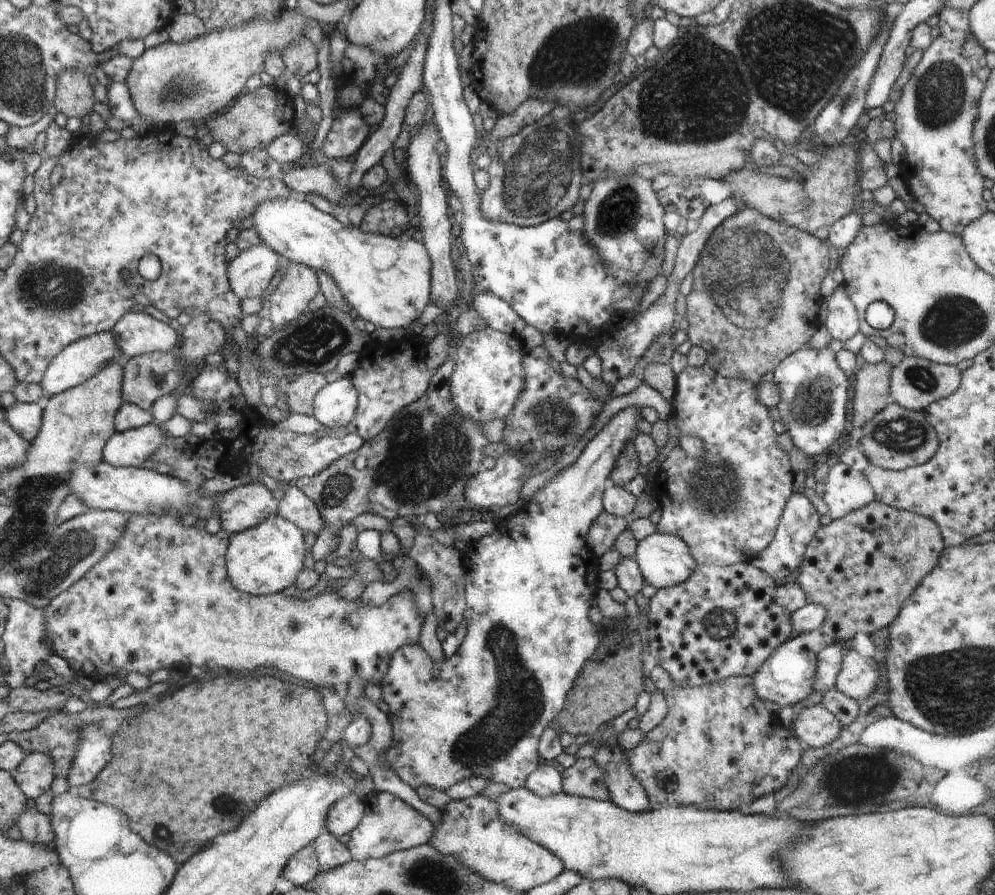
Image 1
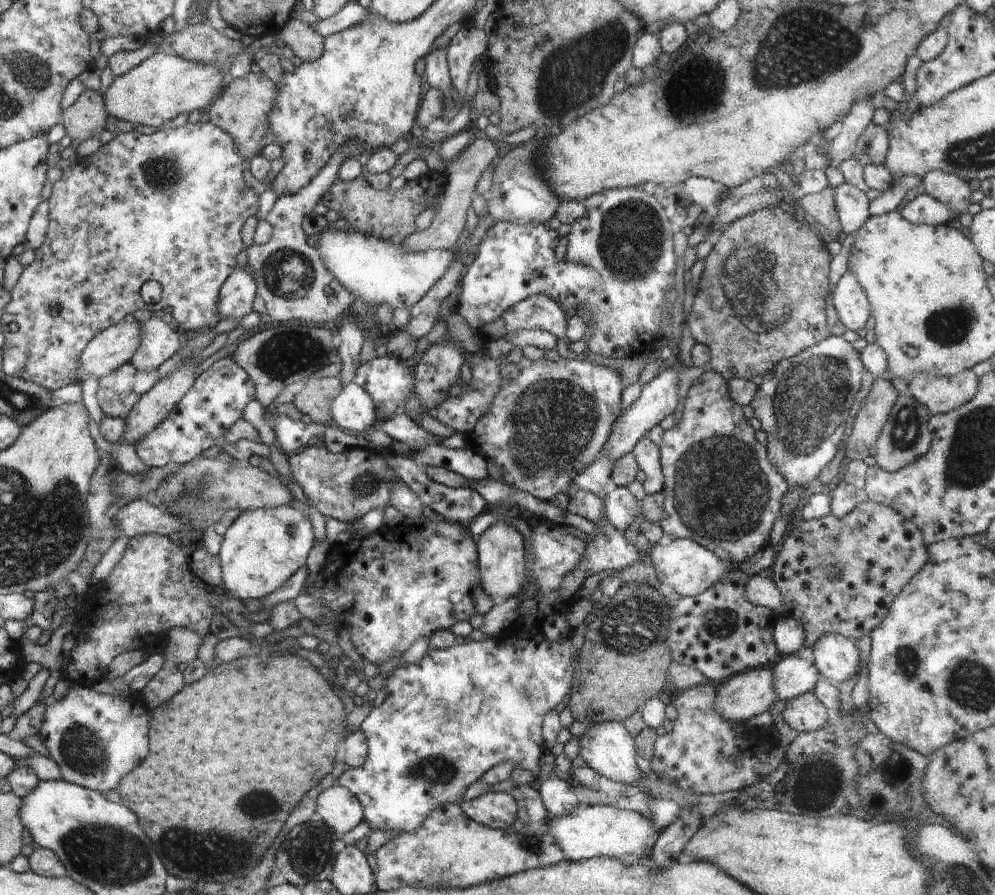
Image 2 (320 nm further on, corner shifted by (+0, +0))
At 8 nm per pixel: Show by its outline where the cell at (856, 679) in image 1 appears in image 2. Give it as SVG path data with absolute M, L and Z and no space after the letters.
M838 634L822 636L813 647L814 665L824 679L840 684L860 671L860 652L855 644Z

